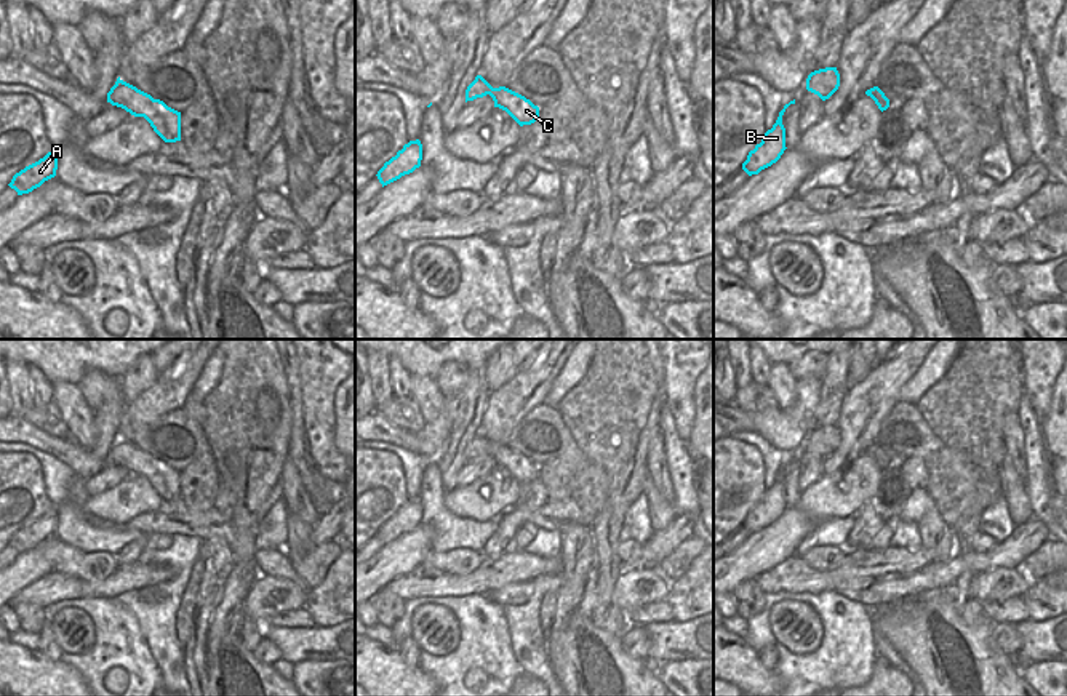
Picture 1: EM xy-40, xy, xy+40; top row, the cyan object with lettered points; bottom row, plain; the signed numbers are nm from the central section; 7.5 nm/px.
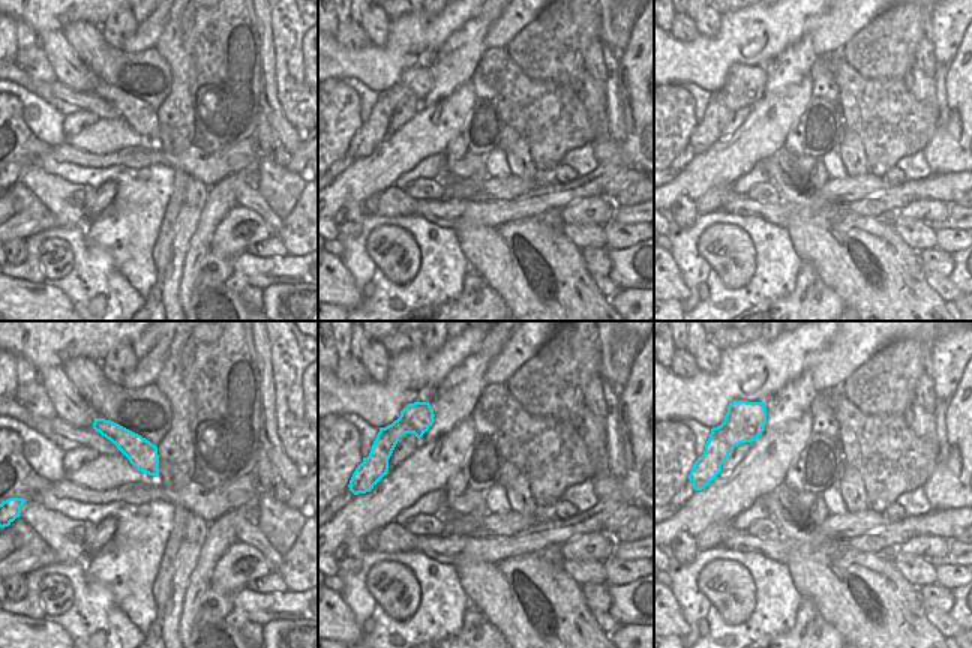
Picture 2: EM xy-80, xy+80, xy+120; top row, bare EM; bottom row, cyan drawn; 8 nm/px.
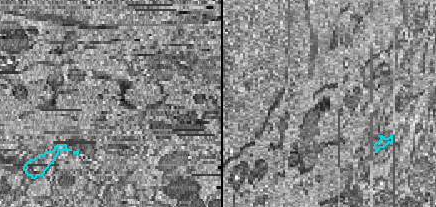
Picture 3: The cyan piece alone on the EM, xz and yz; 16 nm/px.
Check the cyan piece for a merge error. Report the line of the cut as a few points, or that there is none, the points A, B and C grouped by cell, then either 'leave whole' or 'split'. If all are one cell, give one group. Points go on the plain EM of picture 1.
no cut; A B C; leave whole

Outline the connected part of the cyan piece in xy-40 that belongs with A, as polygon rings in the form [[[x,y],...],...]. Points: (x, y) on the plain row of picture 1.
[[[51,509],[38,520],[16,531],[8,544],[14,547],[18,554],[29,552],[34,547],[40,546],[45,539],[54,536],[56,528],[58,509]]]

